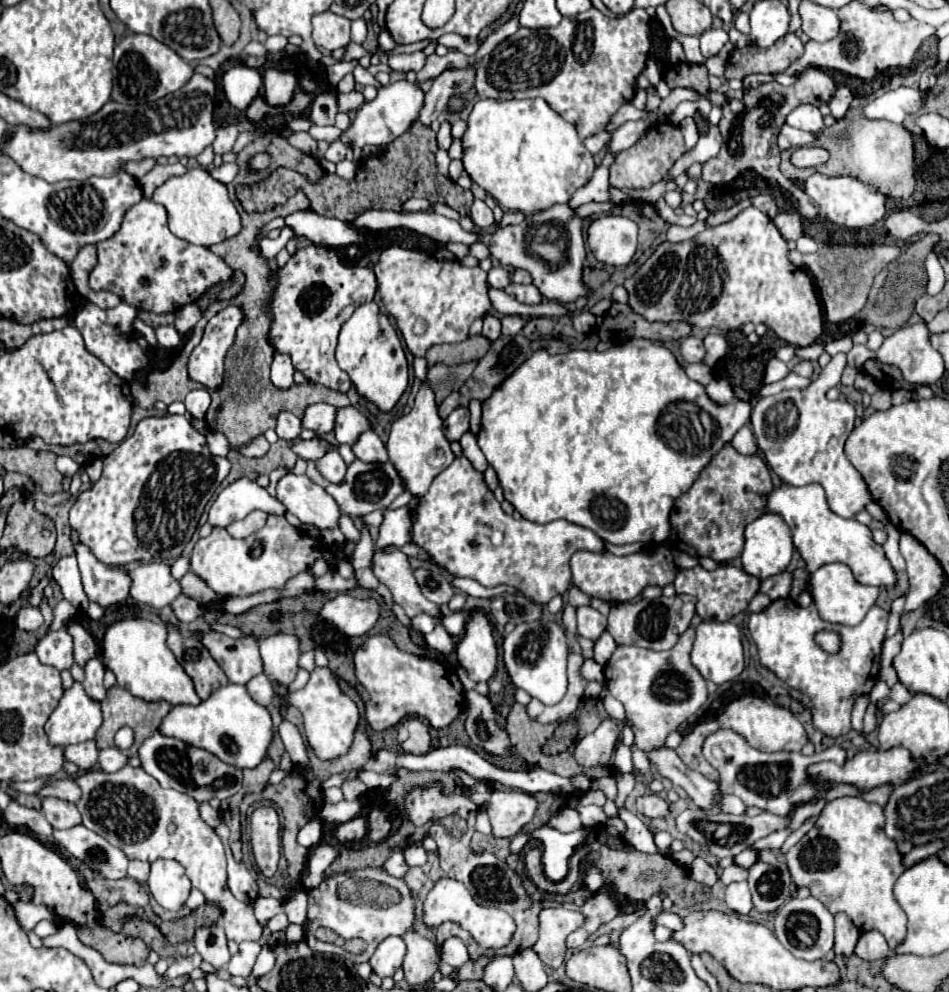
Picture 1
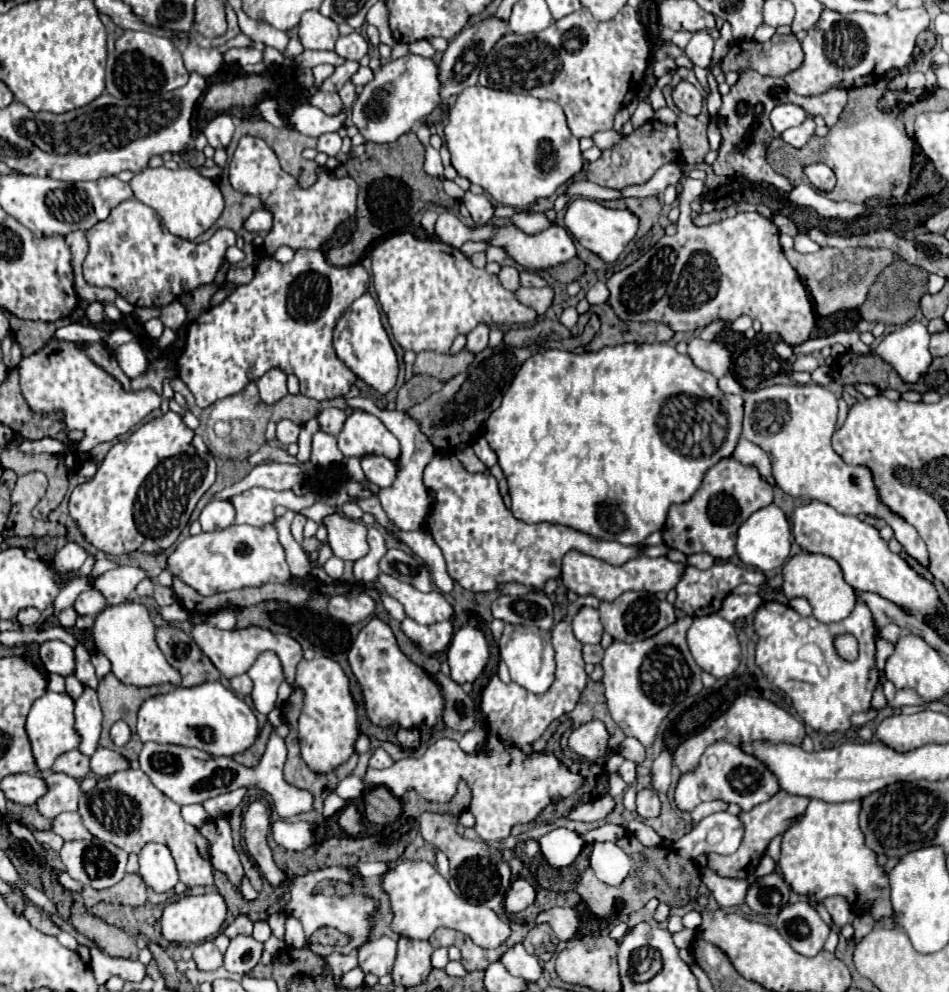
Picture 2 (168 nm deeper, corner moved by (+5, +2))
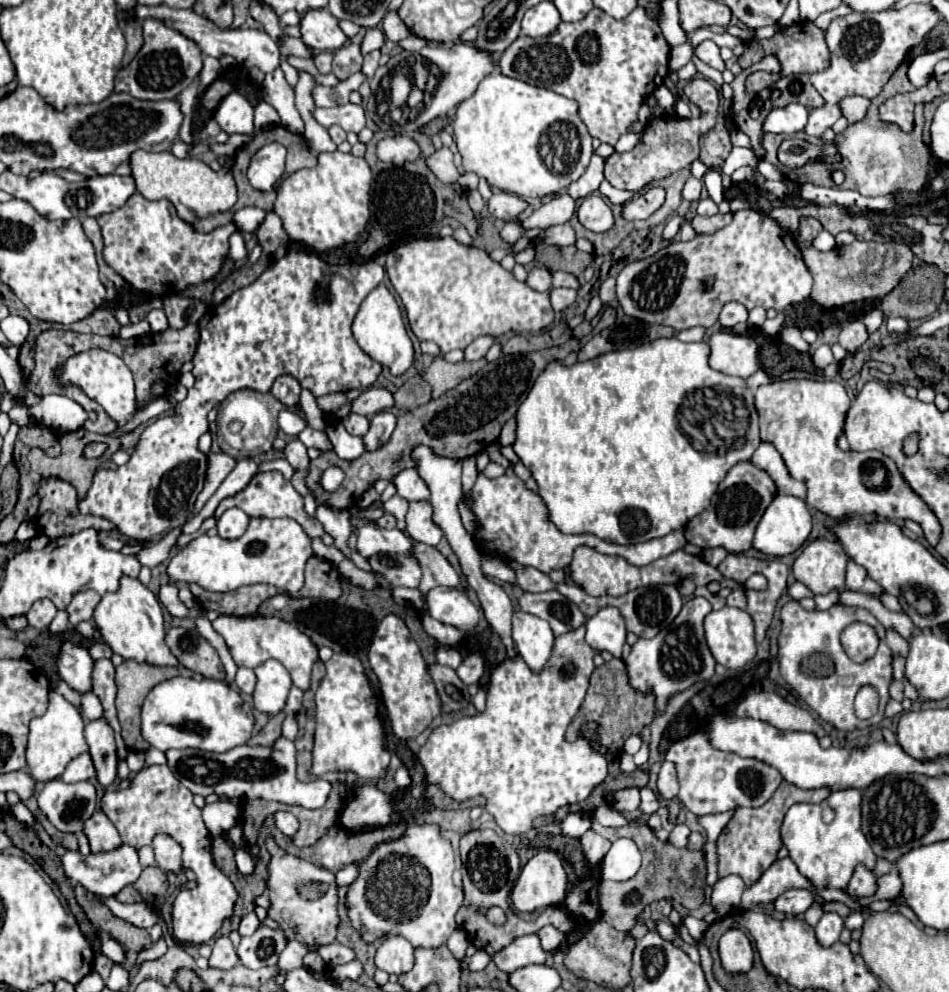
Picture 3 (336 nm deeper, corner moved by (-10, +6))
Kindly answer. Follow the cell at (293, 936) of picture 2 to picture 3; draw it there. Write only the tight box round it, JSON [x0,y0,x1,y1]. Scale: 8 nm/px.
[317,943,355,965]

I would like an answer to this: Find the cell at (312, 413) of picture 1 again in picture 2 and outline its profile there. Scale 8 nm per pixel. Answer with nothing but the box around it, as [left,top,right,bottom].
[318,409,348,435]

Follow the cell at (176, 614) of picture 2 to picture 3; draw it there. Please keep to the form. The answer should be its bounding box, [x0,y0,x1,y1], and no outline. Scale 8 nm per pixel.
[159,583,191,617]

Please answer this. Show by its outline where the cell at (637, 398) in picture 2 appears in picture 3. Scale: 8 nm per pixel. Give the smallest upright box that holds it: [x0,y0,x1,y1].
[513,337,759,545]

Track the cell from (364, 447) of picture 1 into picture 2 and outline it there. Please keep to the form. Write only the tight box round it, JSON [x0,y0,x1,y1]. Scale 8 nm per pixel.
[362,455,396,489]

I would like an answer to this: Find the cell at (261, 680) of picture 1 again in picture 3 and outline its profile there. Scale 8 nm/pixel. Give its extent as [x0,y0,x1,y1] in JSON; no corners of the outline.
[235,667,257,695]

